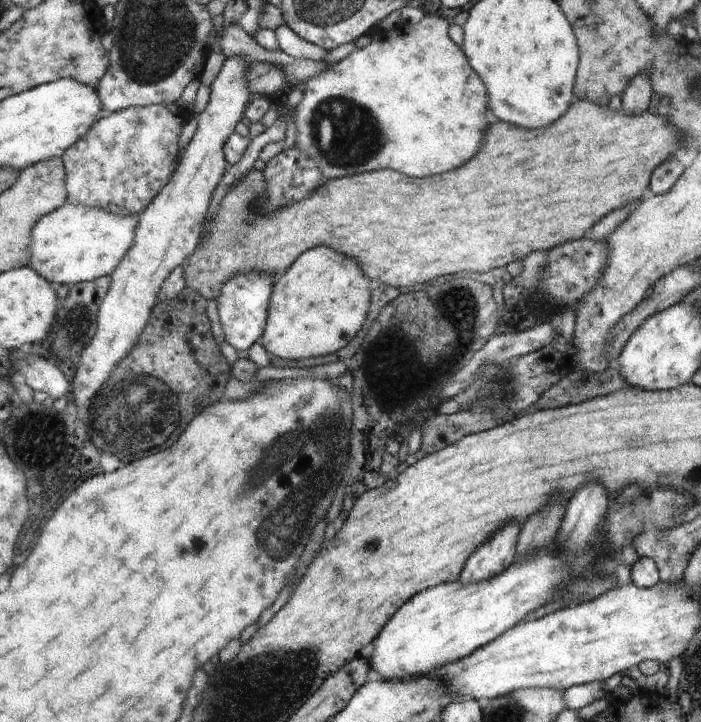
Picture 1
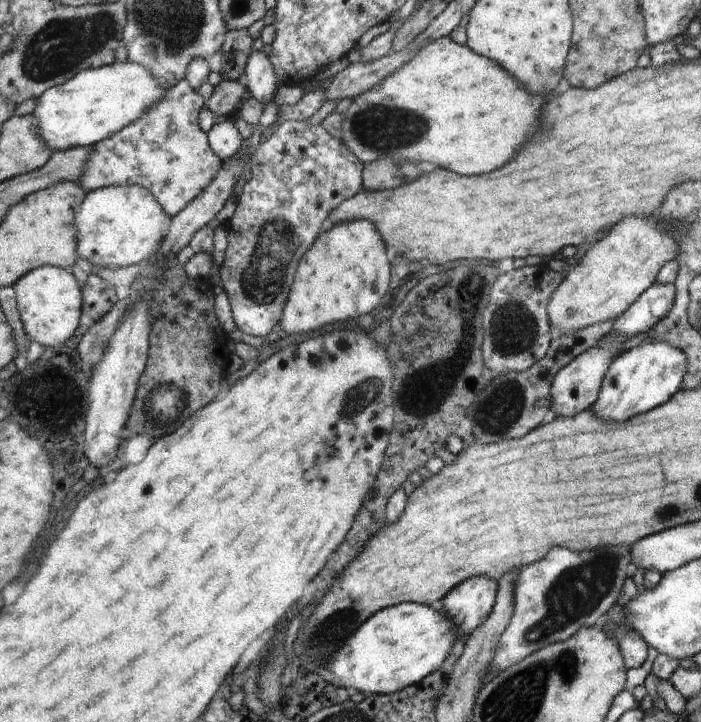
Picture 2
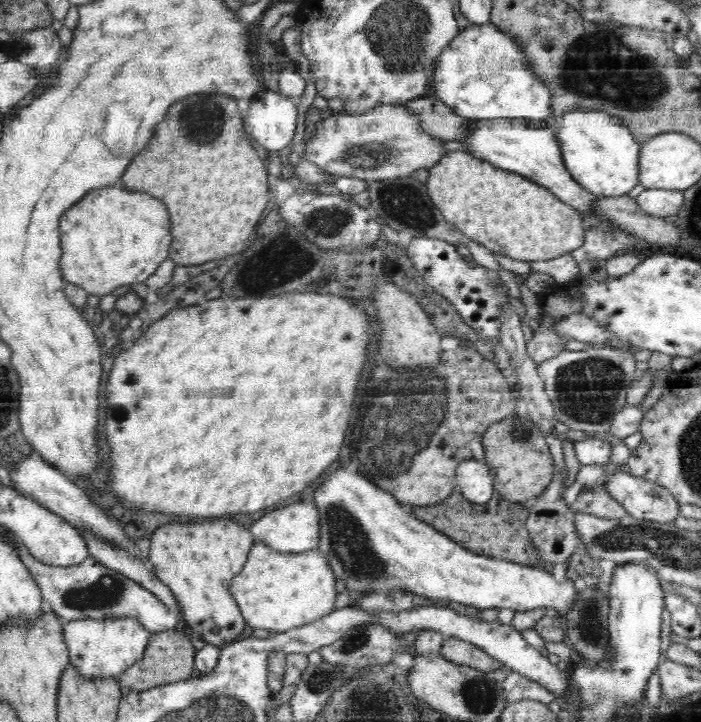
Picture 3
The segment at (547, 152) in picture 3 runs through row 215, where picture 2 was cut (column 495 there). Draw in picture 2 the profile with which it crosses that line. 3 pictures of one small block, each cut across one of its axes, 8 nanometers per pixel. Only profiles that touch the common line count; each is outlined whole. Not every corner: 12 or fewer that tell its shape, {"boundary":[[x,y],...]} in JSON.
{"boundary":[[474,576],[440,604],[460,638],[495,607],[498,582]]}

